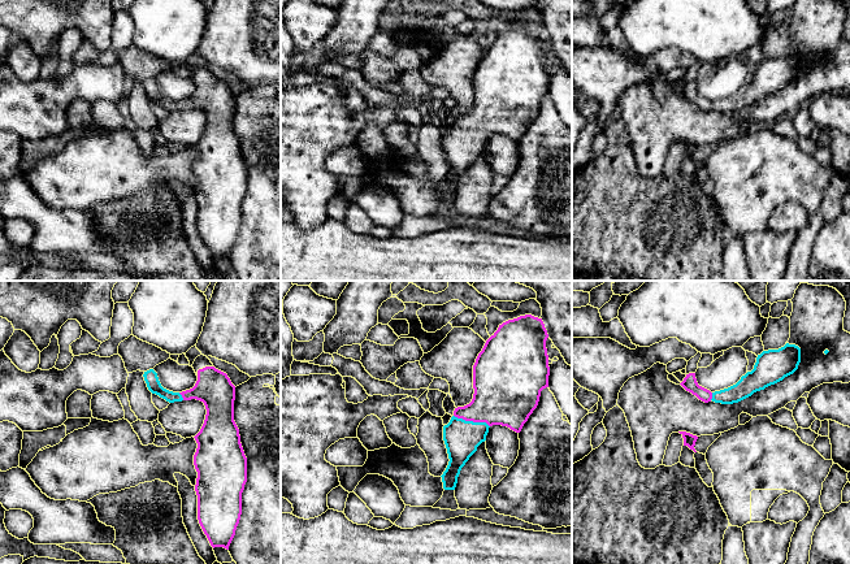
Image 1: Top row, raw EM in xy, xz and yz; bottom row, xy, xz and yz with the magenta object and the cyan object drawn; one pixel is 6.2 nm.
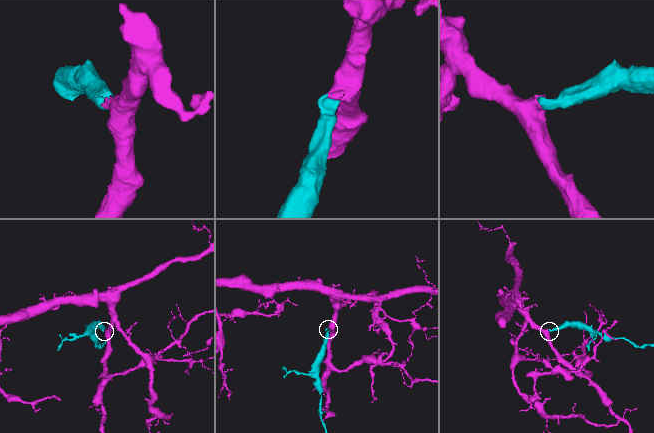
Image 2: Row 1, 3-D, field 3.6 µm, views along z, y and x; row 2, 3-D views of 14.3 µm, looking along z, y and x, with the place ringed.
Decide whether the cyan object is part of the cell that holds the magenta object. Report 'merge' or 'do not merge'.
merge

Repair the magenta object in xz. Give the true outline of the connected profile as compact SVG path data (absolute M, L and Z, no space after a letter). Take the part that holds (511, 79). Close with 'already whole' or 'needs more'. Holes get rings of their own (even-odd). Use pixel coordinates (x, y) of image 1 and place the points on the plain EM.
M525 23L499 34L486 49L473 74L473 108L469 113L455 117L450 131L443 135L450 168L441 185L444 199L455 199L461 177L486 149L490 135L502 134L516 142L521 140L538 114L541 100L548 96L547 47L542 27Z; needs more

